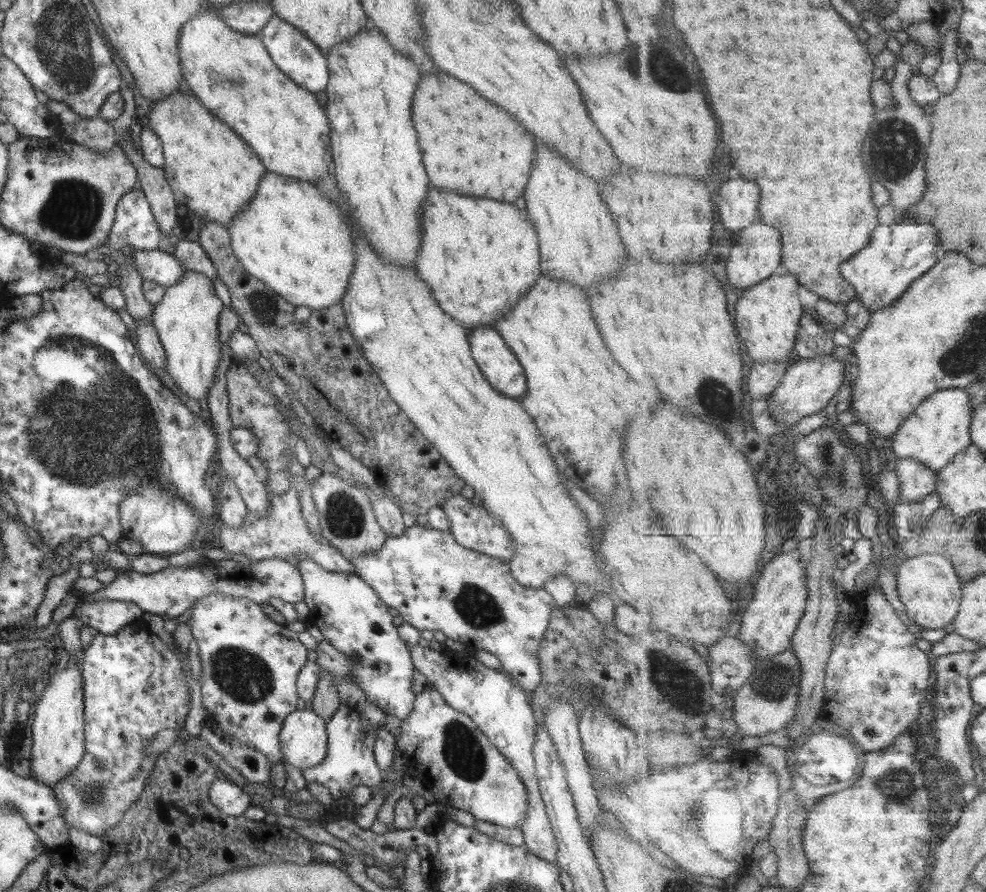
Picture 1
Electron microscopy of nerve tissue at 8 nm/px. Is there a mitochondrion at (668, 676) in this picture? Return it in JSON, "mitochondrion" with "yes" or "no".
{"mitochondrion":"yes"}

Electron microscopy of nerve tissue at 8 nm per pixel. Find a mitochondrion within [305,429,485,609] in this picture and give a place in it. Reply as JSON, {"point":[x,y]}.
{"point":[346,517]}

